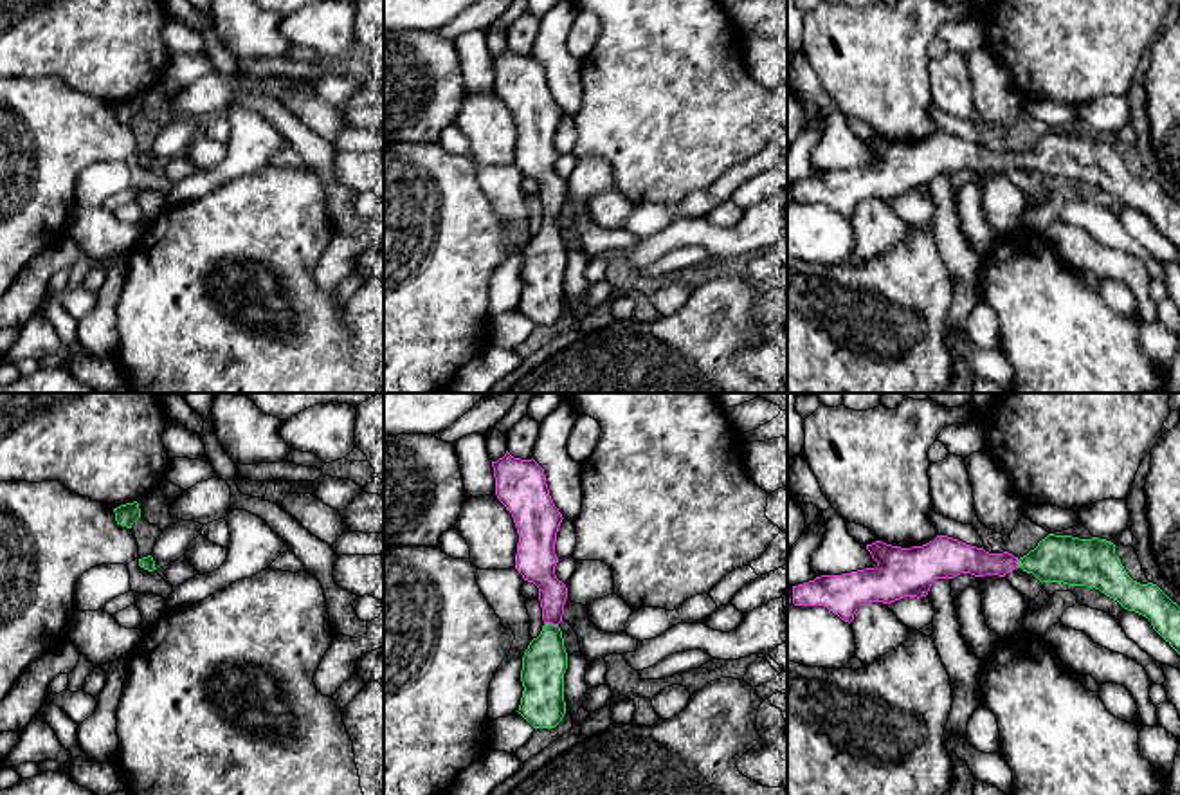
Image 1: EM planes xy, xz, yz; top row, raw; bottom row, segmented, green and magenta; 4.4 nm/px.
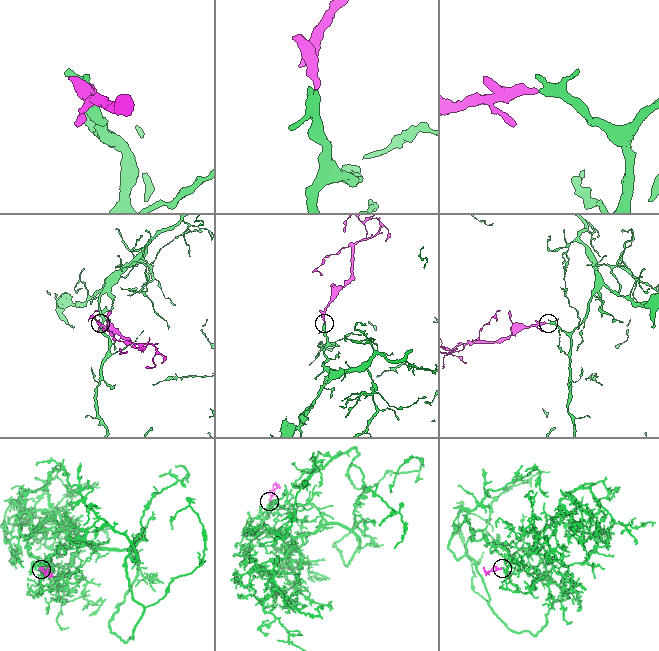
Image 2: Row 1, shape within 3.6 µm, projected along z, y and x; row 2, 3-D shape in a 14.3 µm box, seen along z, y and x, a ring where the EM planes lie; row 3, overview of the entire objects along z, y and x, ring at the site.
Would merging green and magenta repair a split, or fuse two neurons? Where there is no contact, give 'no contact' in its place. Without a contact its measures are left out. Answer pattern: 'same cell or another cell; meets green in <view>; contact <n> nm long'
same cell; meets green in xz; contact 70 nm long

